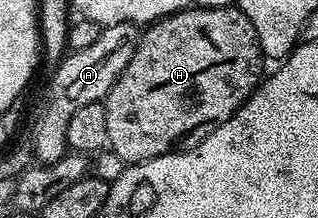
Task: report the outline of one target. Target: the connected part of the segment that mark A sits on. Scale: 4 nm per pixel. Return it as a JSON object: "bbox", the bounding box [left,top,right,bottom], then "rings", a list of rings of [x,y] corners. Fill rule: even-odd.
{"bbox":[32,24,140,165],"rings":[[[107,24],[103,27],[100,38],[92,42],[85,50],[73,50],[62,57],[53,69],[54,77],[50,80],[50,101],[46,104],[46,113],[38,120],[32,139],[32,156],[39,165],[51,164],[67,155],[66,135],[68,121],[80,106],[97,104],[105,101],[108,90],[116,82],[116,78],[132,62],[132,54],[136,54],[140,28],[137,24]]]}

